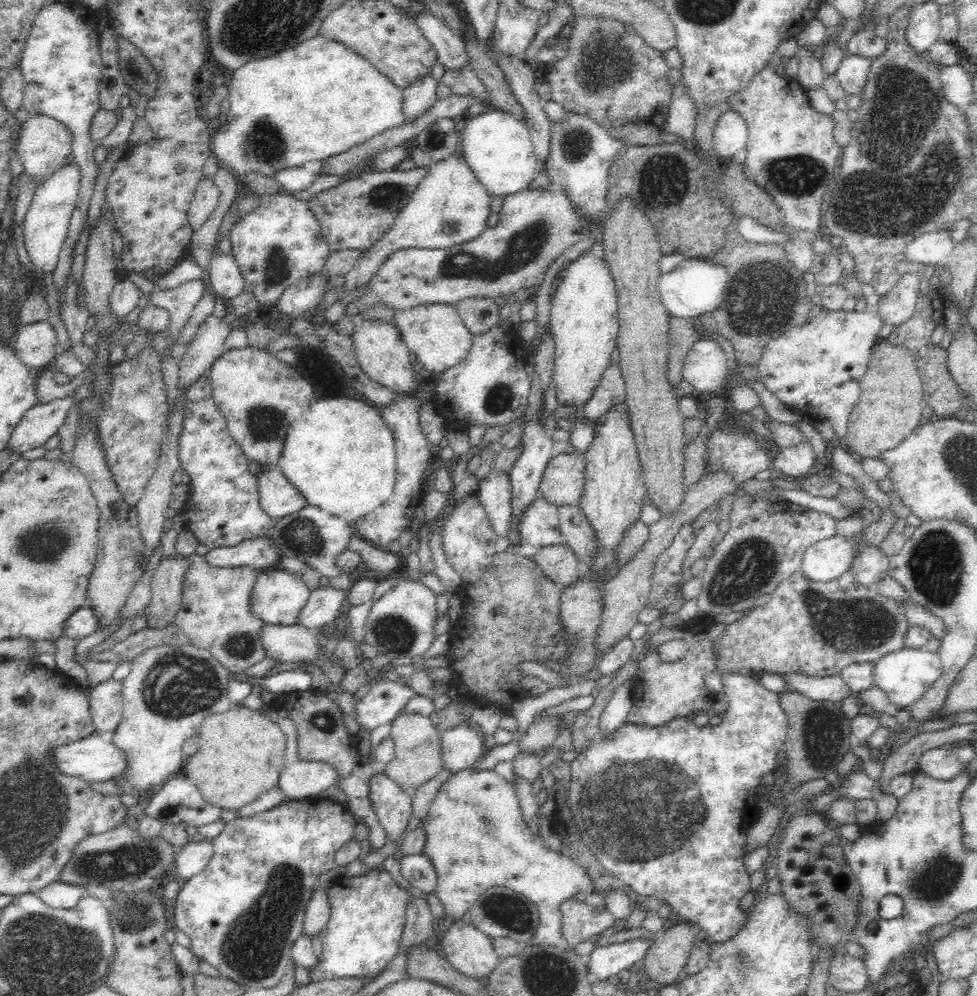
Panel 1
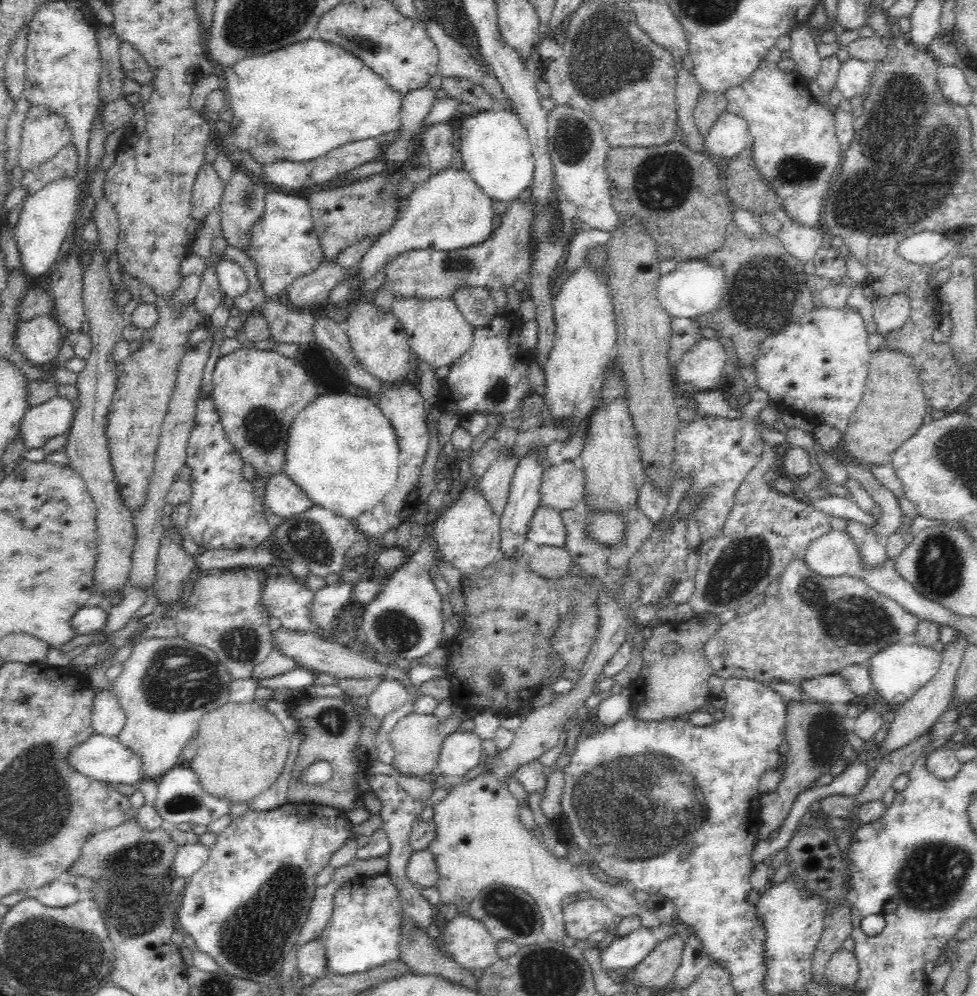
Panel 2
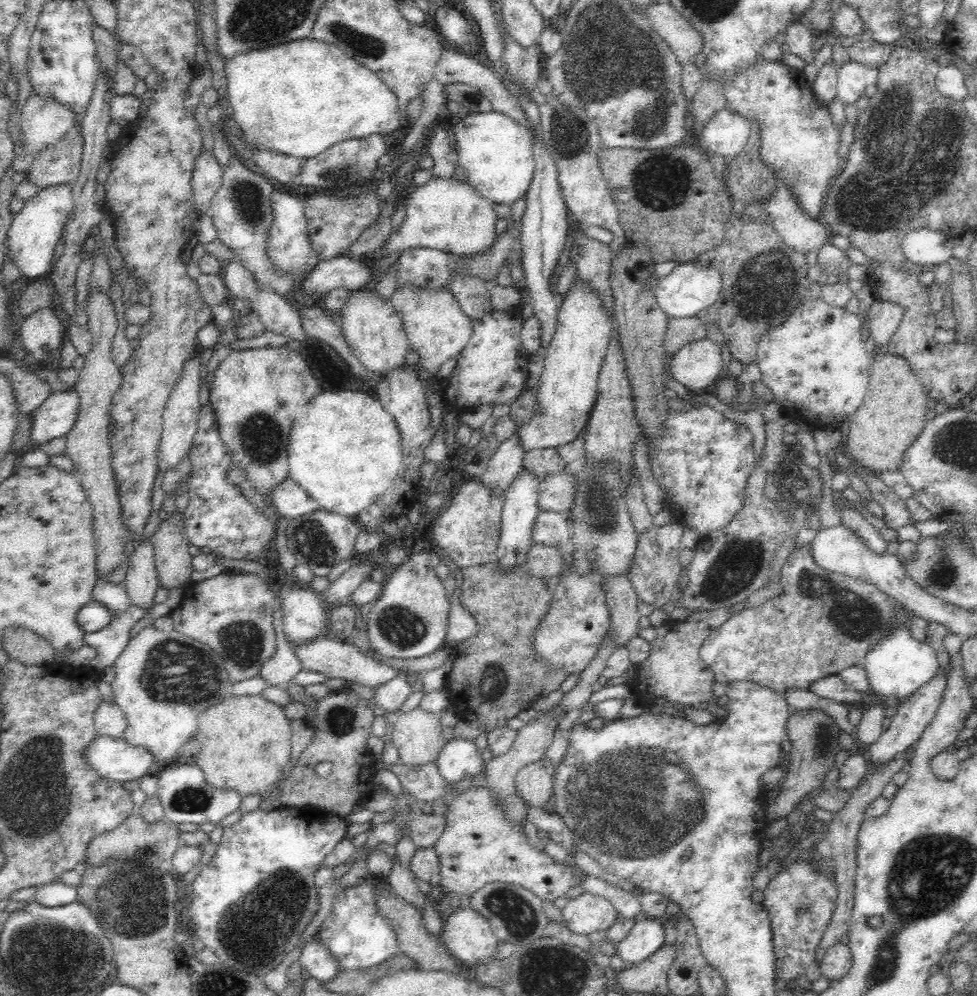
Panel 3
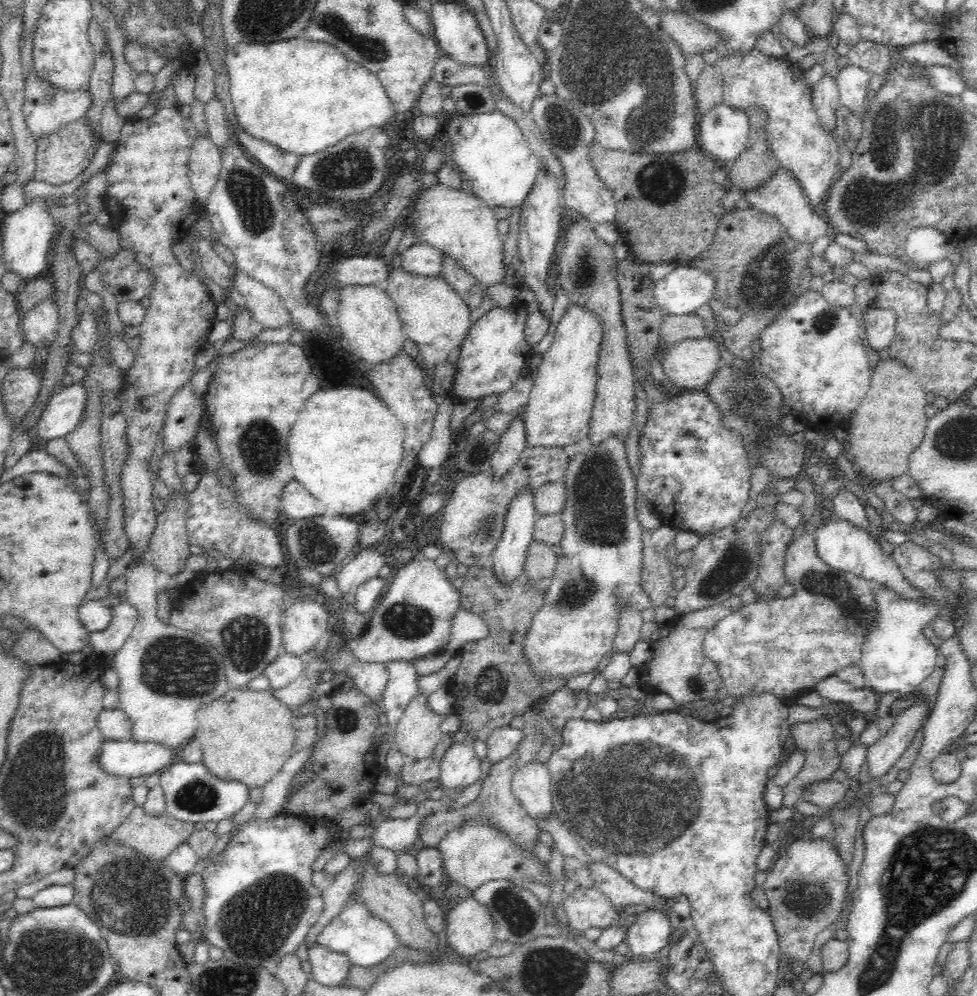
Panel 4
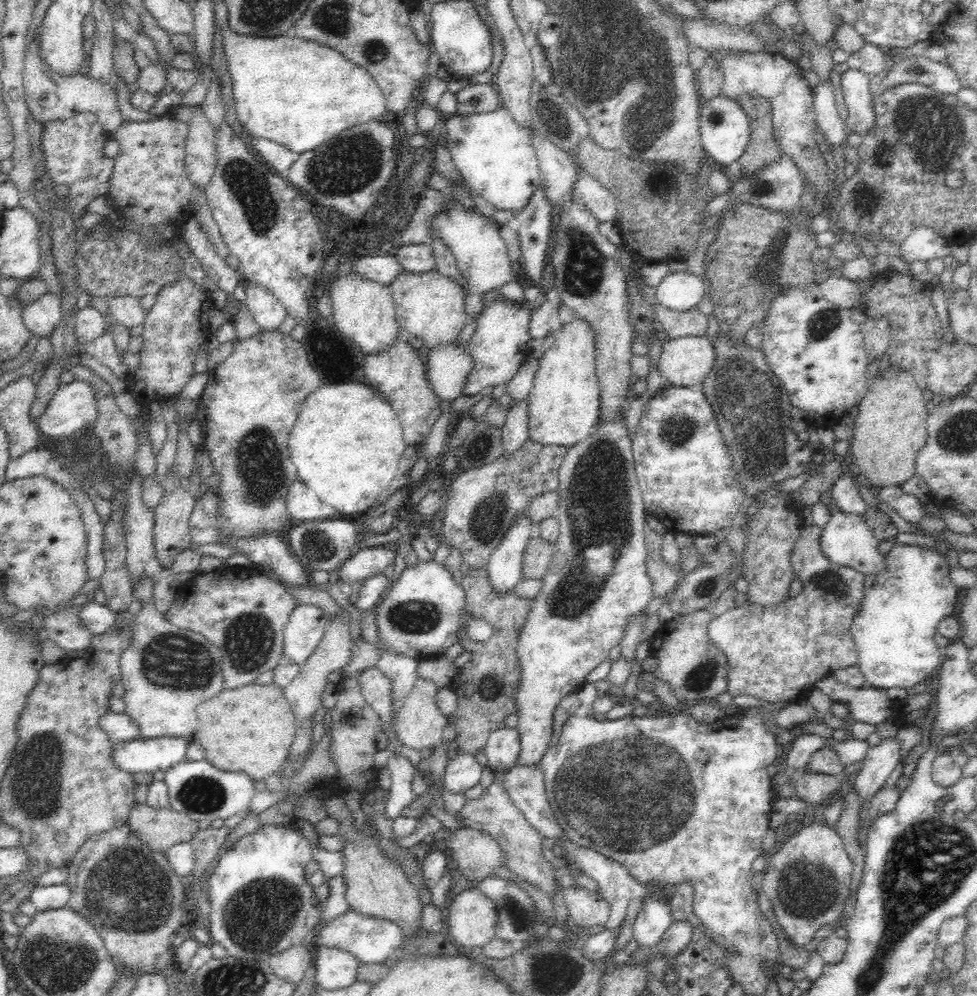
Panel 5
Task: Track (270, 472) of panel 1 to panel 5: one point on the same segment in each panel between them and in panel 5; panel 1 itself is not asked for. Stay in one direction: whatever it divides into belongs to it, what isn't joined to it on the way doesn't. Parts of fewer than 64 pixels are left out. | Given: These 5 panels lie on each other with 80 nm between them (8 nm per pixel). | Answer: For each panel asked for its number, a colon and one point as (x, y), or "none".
2: (282, 497)
3: (289, 500)
4: (296, 502)
5: (302, 504)

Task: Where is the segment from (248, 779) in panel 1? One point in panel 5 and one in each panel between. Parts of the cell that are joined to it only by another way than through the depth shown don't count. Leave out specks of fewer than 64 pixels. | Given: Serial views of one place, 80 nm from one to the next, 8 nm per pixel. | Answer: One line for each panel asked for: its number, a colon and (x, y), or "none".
2: (242, 749)
3: (245, 741)
4: (245, 735)
5: (249, 729)

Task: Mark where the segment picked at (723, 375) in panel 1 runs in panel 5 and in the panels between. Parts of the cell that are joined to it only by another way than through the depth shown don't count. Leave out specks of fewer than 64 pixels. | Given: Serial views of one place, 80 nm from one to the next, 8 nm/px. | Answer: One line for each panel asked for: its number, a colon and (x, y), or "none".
2: (702, 366)
3: (698, 365)
4: (691, 364)
5: (685, 361)

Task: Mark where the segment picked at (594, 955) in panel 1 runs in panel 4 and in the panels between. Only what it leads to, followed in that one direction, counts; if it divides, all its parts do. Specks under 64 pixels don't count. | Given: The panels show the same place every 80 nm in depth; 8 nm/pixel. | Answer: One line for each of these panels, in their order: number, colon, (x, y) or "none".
2: (623, 953)
3: (646, 937)
4: (650, 932)

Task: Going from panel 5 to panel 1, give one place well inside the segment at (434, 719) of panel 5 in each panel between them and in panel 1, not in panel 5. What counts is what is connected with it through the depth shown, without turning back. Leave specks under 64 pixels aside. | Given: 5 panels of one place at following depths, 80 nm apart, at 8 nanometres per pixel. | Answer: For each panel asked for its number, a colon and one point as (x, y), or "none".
1: (418, 758)
2: (417, 741)
3: (417, 735)
4: (417, 732)

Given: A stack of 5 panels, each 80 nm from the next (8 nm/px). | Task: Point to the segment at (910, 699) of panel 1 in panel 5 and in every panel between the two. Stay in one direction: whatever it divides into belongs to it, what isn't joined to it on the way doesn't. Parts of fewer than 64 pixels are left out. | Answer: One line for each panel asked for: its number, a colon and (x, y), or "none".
2: (897, 672)
3: (899, 664)
4: (896, 658)
5: (901, 608)

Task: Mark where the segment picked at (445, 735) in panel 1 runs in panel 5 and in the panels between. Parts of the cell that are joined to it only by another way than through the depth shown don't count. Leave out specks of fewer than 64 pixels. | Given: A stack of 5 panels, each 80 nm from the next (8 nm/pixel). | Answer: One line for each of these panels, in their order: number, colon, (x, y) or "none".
2: (461, 751)
3: (459, 758)
4: (460, 766)
5: (462, 772)

